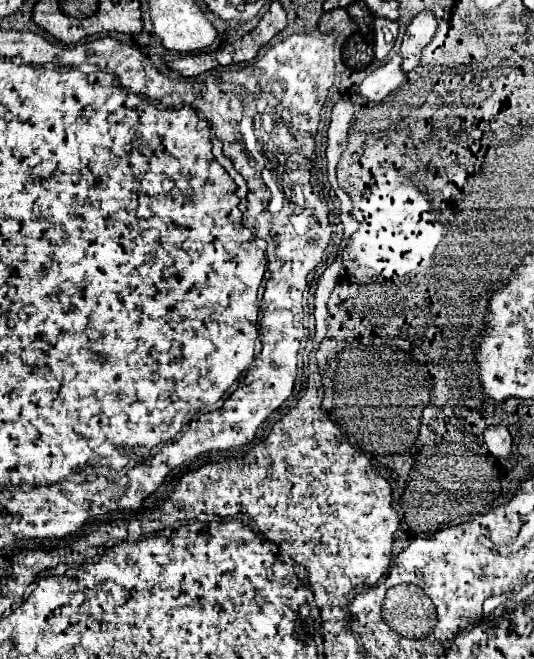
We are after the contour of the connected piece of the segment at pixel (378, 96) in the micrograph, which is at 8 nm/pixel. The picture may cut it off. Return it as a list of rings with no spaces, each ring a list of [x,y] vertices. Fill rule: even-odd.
[[[396,54],[386,64],[382,64],[372,74],[368,74],[360,84],[360,96],[372,102],[384,100],[404,80],[404,72],[400,64],[402,64],[402,56]]]

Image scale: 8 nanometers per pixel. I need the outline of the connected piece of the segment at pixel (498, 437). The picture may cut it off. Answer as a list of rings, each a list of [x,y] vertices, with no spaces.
[[[490,426],[484,430],[484,442],[490,450],[490,454],[496,454],[498,458],[510,458],[512,456],[512,436],[506,426]]]

